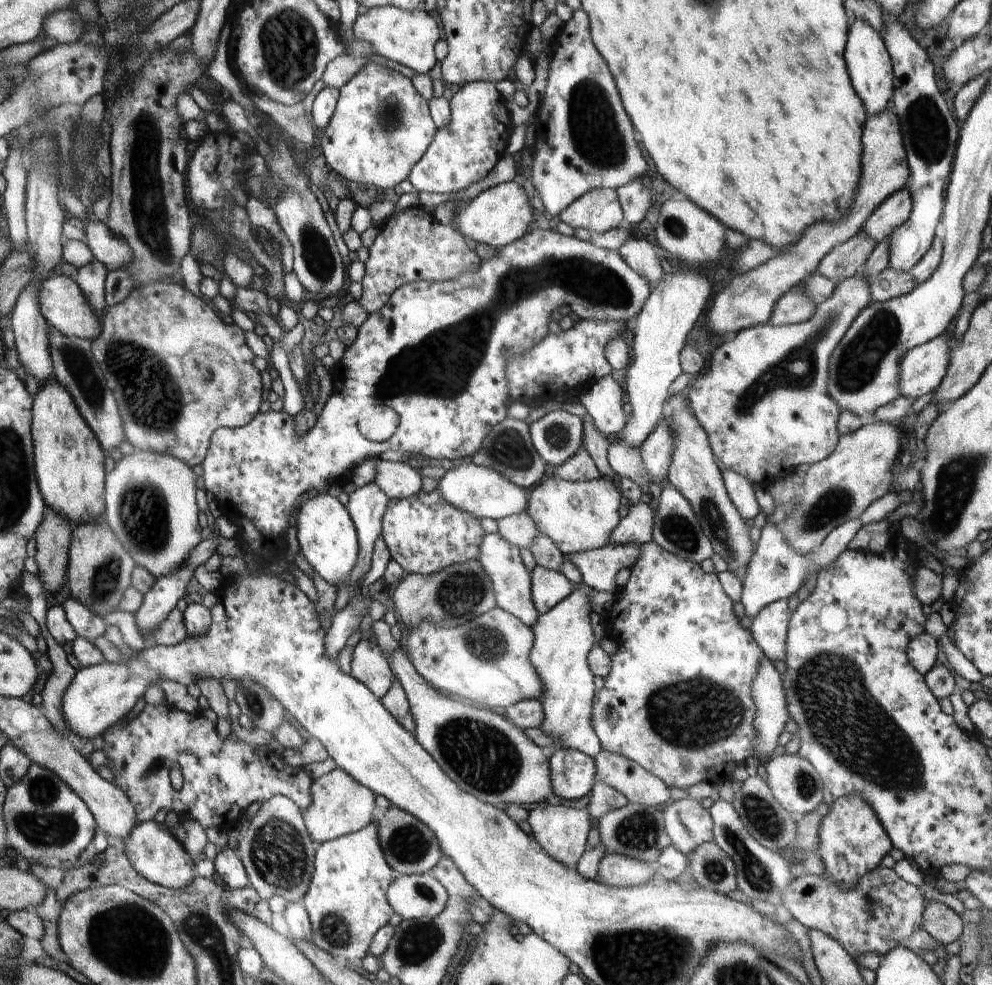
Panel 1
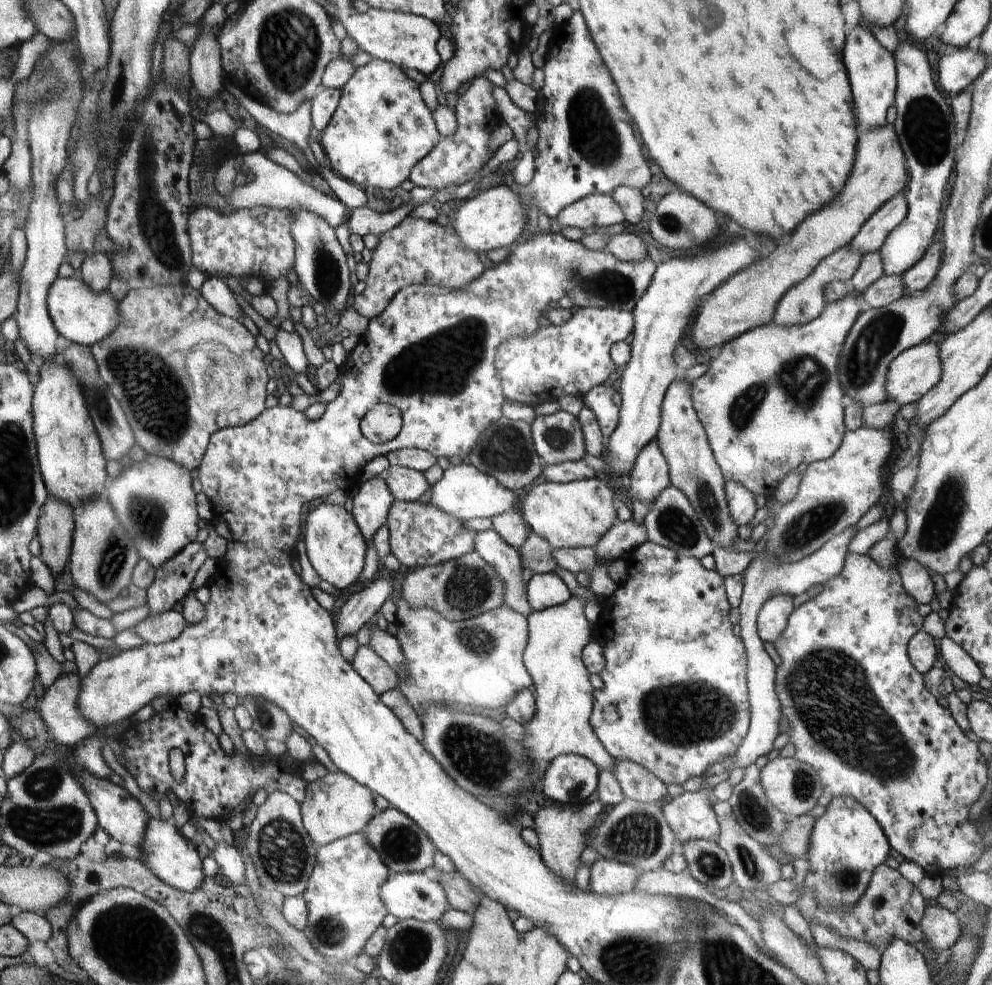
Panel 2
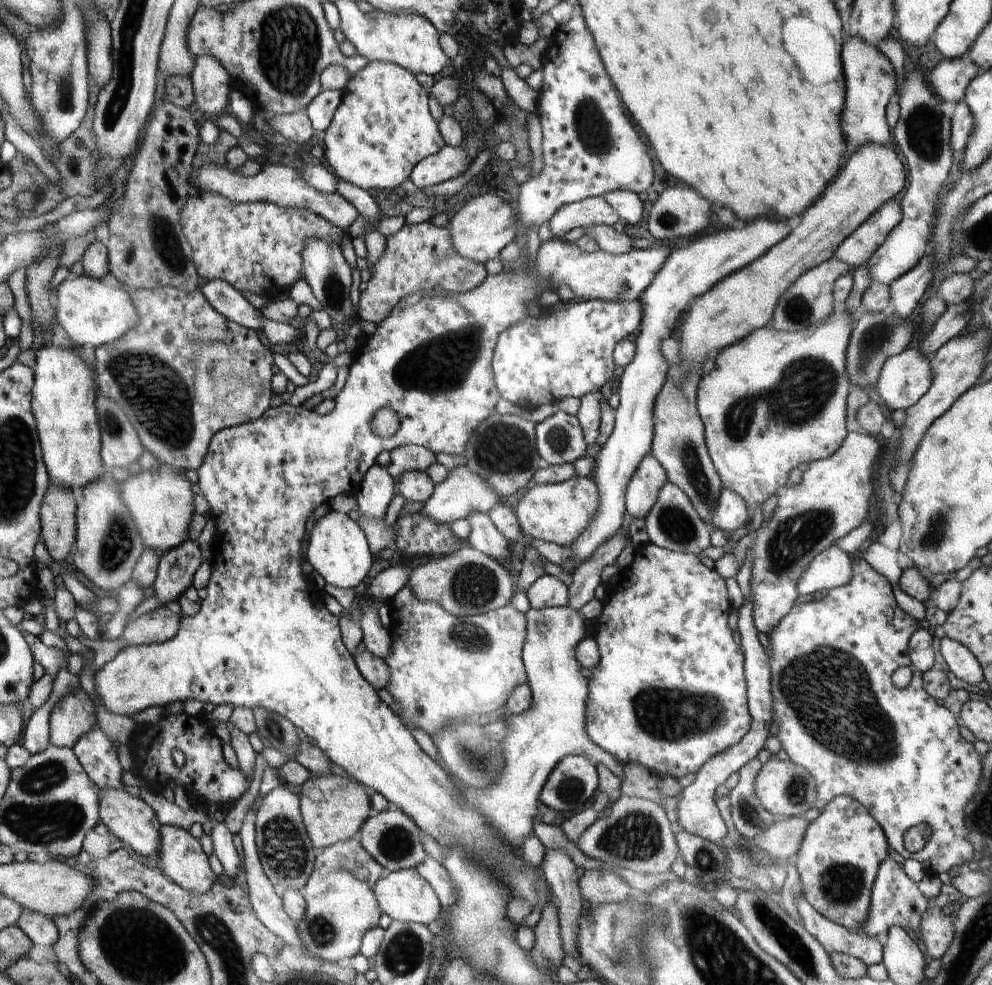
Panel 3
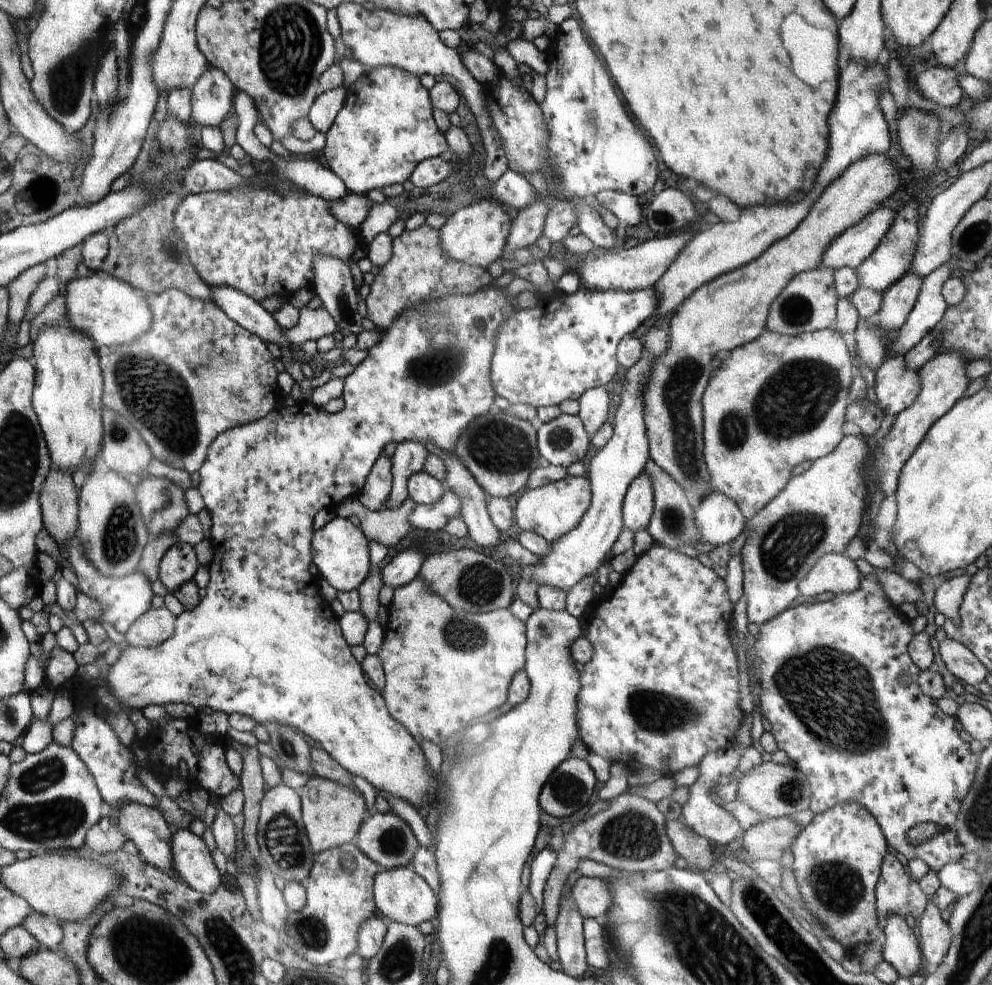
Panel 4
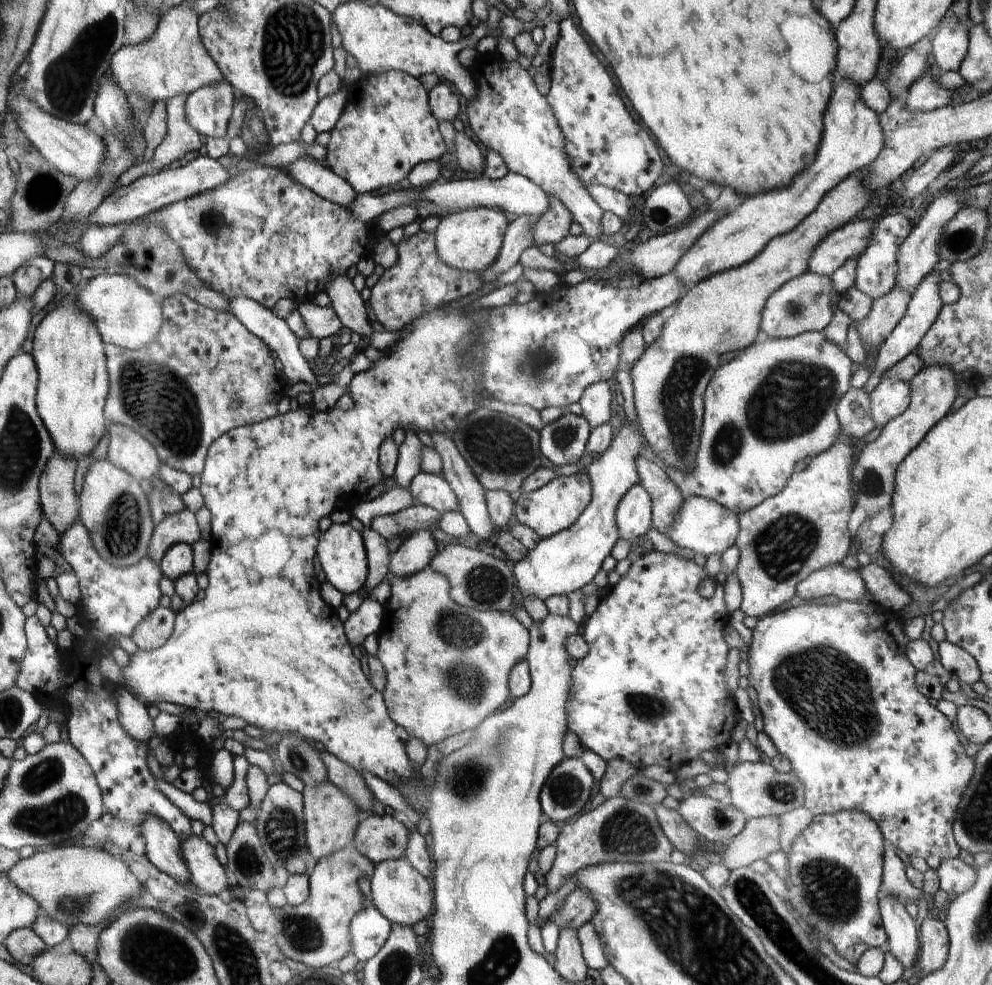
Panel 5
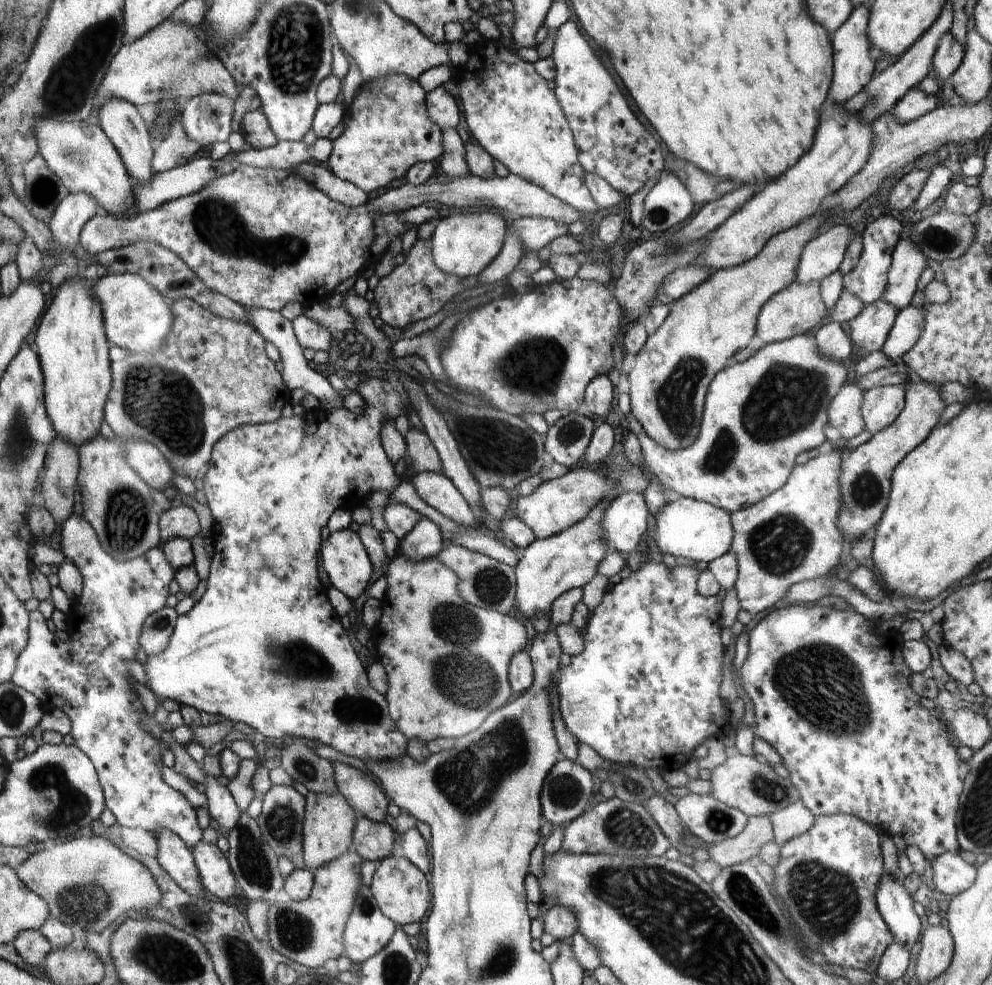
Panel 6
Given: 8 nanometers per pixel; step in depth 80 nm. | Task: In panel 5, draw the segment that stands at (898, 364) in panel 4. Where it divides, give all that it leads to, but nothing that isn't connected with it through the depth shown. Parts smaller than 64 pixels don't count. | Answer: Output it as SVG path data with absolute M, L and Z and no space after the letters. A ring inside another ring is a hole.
M892 375L880 376L869 387L869 401L875 426L885 425L908 408L911 398L909 382Z

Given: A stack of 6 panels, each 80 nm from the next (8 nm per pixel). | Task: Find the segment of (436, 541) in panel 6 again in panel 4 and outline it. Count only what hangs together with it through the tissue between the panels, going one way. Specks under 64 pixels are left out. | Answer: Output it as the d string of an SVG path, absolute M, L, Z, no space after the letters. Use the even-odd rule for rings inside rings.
M409 549L396 554L381 570L383 586L397 589L418 578L421 566L425 562L425 554L418 549Z

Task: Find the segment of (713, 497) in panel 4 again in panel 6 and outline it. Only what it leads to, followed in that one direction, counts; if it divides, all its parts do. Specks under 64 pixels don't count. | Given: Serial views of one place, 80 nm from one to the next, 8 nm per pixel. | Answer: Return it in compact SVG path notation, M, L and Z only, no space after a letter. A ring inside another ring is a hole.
M682 495L668 503L662 512L652 518L651 524L656 528L654 532L650 532L650 536L647 535L652 546L658 547L662 554L668 553L674 558L688 558L691 560L690 564L700 560L710 563L729 552L733 541L734 529L727 510Z

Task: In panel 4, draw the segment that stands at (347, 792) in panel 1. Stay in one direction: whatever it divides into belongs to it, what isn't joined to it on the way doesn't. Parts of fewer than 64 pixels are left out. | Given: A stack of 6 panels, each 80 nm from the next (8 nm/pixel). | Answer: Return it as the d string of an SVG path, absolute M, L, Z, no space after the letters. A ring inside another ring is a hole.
M314 775L297 792L301 795L305 830L308 832L309 842L315 854L350 843L356 836L360 824L364 824L366 818L364 798L354 785L344 786L342 783Z

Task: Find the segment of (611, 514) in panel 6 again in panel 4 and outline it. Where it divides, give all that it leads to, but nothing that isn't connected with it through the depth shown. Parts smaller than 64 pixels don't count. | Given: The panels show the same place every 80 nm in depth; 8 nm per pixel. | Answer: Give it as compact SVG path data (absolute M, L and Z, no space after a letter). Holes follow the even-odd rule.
M642 471L625 494L622 507L623 528L632 532L648 526L653 515L654 489L651 476Z

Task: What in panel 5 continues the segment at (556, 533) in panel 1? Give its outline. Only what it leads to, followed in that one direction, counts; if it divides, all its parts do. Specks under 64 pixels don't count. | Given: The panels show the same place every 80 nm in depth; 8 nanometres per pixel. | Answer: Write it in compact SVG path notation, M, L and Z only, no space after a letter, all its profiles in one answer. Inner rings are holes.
M586 471L570 476L558 475L538 490L529 493L521 491L518 501L515 502L514 522L530 527L541 539L547 539L569 529L590 504L591 498L592 483Z

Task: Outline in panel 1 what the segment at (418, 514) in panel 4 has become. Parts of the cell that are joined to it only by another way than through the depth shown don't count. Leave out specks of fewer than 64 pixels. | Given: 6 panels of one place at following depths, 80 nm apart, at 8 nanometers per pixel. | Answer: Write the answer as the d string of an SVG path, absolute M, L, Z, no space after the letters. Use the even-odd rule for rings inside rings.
M461 461L444 473L436 489L449 503L475 517L501 518L526 510L530 491L512 482L506 475L490 467Z

